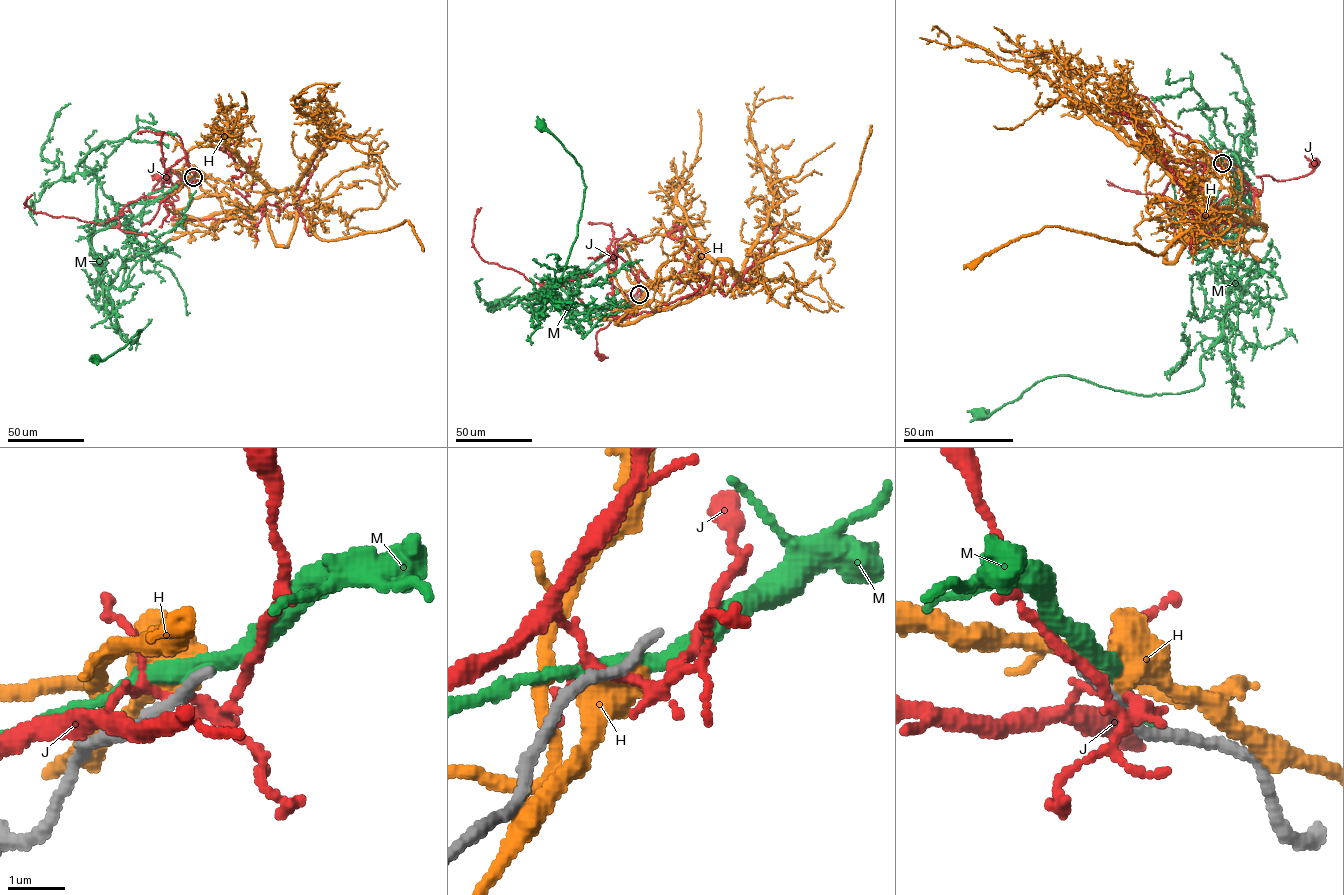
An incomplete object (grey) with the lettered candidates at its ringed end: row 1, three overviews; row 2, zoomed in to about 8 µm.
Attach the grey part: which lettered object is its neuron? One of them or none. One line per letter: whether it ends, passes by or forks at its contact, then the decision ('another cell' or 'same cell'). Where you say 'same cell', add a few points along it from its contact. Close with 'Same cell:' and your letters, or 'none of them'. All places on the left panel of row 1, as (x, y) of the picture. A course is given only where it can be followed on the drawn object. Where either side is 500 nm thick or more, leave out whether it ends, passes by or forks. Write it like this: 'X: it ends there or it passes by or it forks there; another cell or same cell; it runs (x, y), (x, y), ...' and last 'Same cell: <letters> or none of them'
H: it forks there; another cell
J: it forks there; another cell
M: it passes by; another cell
Same cell: none of them

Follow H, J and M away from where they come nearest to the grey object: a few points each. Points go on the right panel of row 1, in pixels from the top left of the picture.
H: (1224, 163), (1209, 163), (1192, 209), (1184, 181), (1204, 187), (1205, 216), (1161, 254), (1046, 226), (963, 269)
J: (1224, 164), (1236, 169), (1258, 195), (1262, 189), (1260, 176), (1290, 179), (1312, 171), (1313, 162)
M: (1223, 163), (1255, 228), (1230, 239), (1223, 334), (1201, 358), (1203, 384), (1148, 395), (1046, 377), (980, 414)

